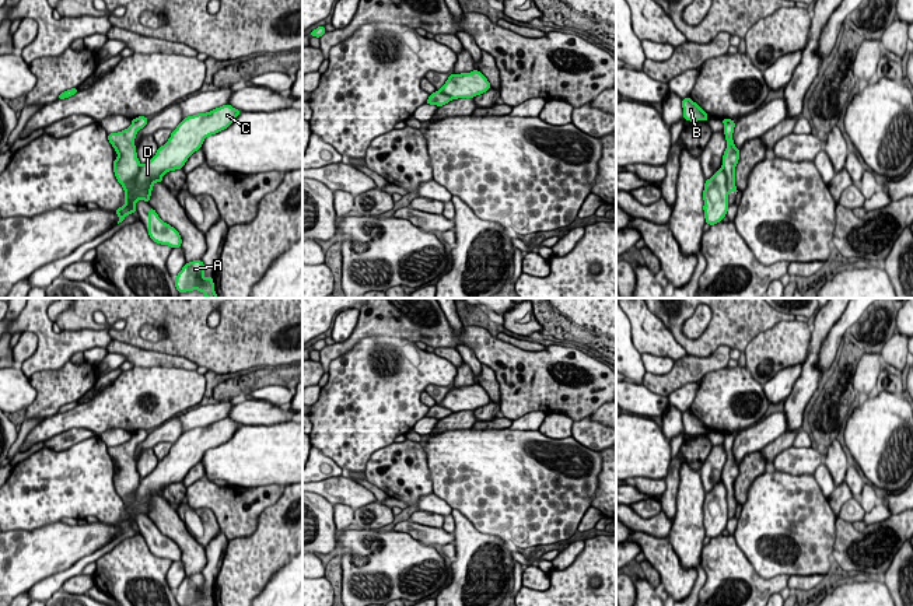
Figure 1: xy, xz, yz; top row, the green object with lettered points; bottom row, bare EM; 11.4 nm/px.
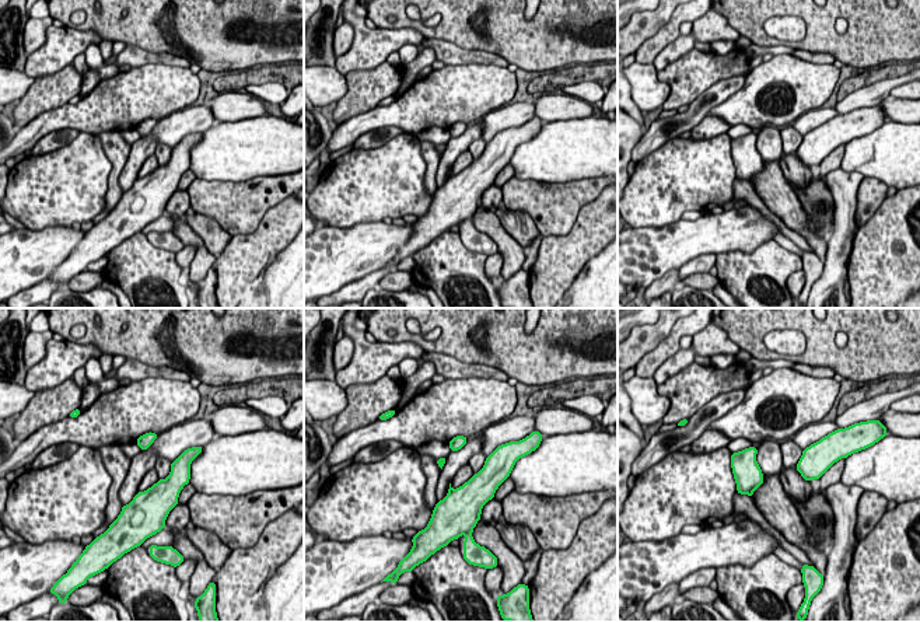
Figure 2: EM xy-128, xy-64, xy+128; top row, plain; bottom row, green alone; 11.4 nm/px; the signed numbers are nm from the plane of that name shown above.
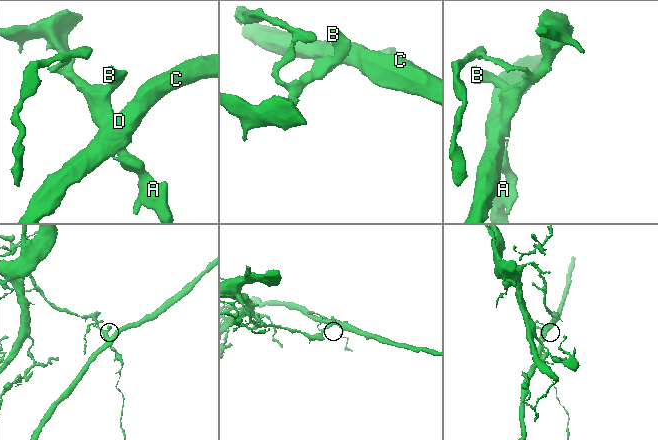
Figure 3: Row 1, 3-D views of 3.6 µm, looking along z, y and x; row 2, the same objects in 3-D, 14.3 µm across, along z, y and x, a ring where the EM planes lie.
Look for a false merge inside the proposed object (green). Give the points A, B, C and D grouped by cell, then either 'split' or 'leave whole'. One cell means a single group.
groups A B / C D; split

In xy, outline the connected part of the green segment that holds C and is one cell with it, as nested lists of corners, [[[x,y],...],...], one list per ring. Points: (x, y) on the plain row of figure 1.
[[[223,418],[206,427],[197,427],[185,431],[175,444],[172,444],[168,455],[158,460],[155,469],[146,477],[140,479],[134,494],[134,501],[125,504],[125,518],[115,523],[119,536],[127,528],[136,523],[136,515],[150,515],[153,498],[162,495],[162,490],[175,483],[181,483],[188,472],[197,465],[204,452],[227,442],[241,424],[231,418]]]

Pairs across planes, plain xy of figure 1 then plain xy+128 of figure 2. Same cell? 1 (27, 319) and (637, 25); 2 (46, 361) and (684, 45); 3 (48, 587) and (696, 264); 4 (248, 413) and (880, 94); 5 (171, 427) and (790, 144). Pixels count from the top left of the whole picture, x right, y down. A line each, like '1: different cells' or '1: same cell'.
1: same cell
2: same cell
3: same cell
4: different cells
5: different cells

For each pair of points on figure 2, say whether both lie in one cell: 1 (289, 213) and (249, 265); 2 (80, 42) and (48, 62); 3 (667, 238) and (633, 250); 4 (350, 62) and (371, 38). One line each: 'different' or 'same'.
1: same
2: same
3: same
4: same

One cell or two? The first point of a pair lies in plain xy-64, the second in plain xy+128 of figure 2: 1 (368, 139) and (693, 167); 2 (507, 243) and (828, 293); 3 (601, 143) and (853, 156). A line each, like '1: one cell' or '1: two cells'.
1: two cells
2: two cells
3: one cell

